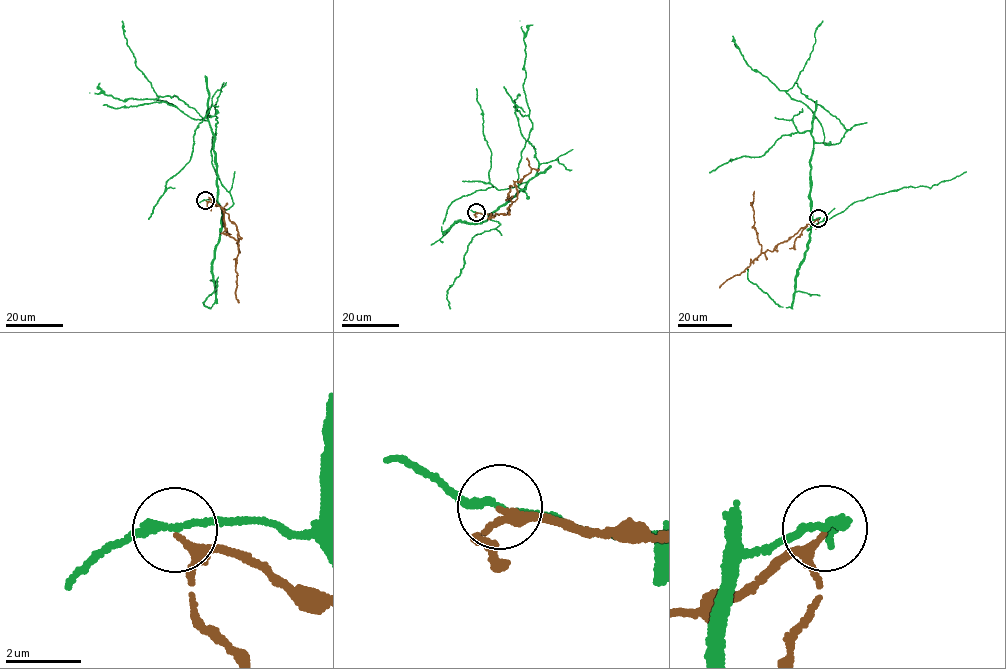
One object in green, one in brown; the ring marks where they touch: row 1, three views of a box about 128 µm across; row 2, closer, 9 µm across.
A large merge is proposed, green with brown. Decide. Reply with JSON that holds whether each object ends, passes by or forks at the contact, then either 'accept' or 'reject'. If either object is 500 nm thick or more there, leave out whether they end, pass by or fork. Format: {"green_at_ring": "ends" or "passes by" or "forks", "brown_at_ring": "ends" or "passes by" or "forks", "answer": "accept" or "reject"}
{"green_at_ring": "passes by", "brown_at_ring": "passes by", "answer": "reject"}

